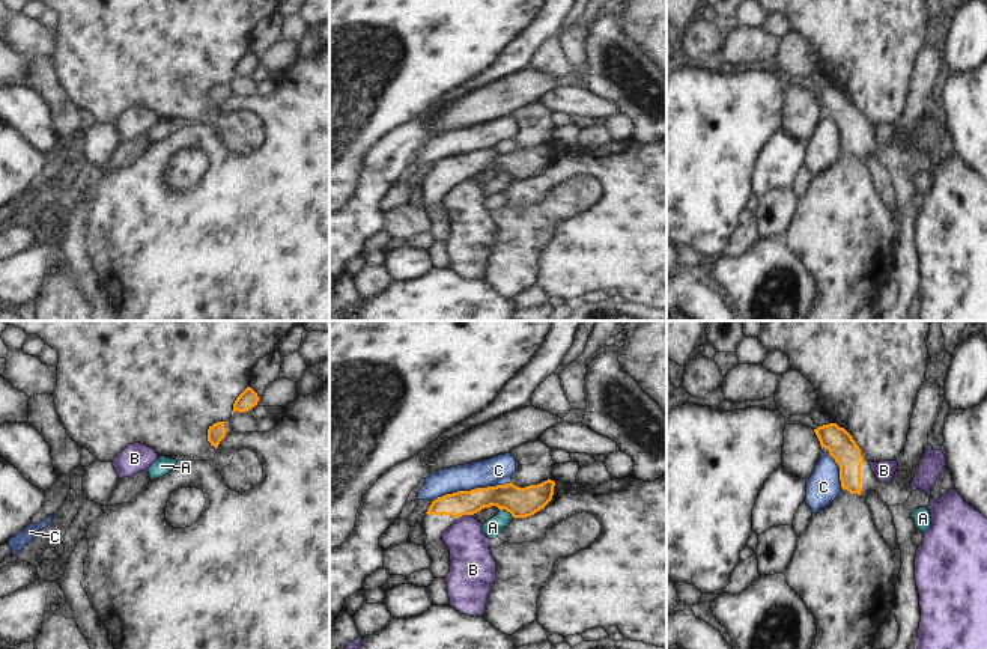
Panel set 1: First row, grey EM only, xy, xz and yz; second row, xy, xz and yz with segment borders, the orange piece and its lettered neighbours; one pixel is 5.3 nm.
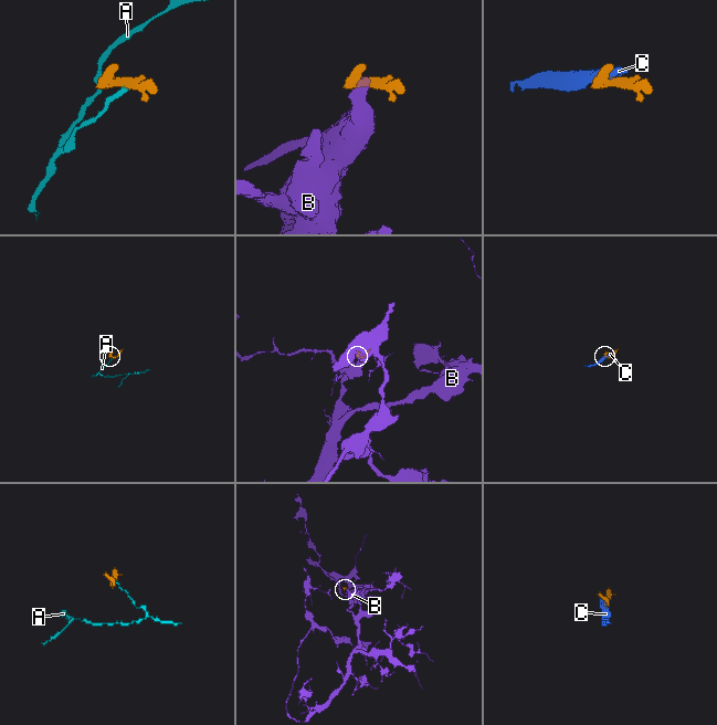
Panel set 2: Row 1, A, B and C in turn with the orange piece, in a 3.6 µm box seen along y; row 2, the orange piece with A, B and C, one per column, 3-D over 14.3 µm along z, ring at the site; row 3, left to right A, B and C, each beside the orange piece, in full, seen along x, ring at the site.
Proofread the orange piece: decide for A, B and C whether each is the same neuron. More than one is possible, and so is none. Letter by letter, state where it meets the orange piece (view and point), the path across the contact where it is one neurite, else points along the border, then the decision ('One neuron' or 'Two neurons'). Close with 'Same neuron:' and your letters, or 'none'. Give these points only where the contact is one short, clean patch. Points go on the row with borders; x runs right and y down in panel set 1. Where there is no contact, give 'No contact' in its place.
A: Touches orange at xz (507, 511). Boundary: xz (500, 509), (506, 509), (513, 517). Two neurons
B: Touches orange at xz (464, 514). Boundary: xz (474, 512), (455, 518). Two neurons
C: Touches orange at xz (471, 490). Two neurons
Same neuron: none.

